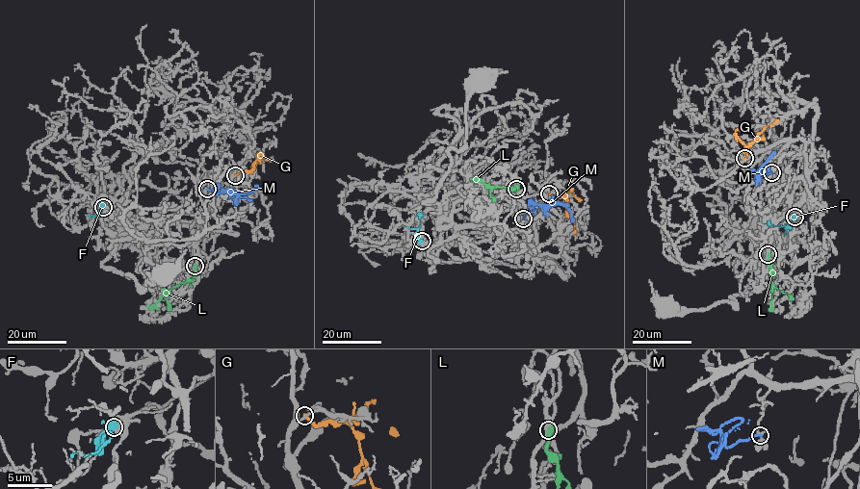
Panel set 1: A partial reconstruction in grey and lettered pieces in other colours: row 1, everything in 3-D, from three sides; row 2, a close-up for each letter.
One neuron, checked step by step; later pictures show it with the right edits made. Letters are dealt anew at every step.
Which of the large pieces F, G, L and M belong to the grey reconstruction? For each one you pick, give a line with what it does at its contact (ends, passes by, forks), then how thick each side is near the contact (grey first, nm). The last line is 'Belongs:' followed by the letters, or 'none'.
L: it ends; calibres 360 and 550 nm
Belongs: L

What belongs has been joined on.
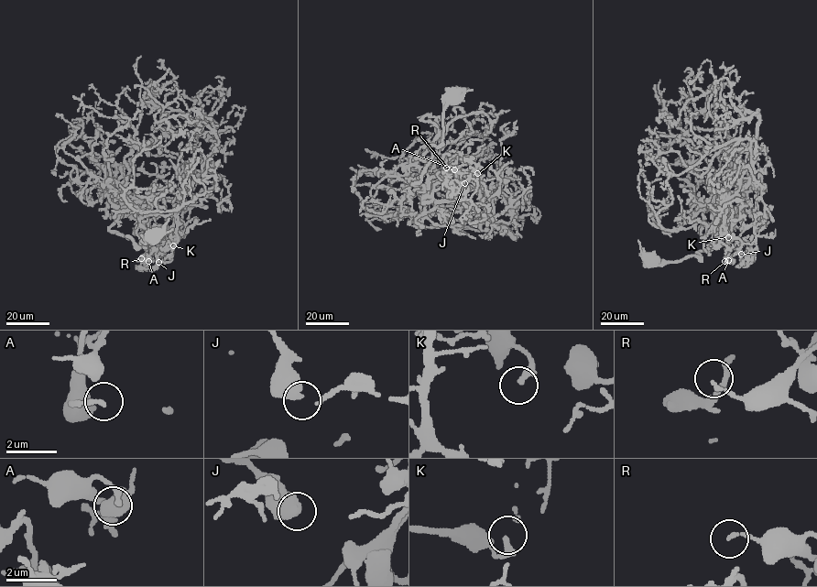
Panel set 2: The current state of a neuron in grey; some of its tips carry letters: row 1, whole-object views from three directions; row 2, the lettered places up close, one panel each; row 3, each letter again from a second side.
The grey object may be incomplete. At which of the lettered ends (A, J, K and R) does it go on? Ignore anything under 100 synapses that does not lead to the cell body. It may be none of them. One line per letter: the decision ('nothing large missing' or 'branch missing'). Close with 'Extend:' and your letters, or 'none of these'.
A: nothing large missing
J: nothing large missing
K: nothing large missing
R: nothing large missing
Extend: none of these

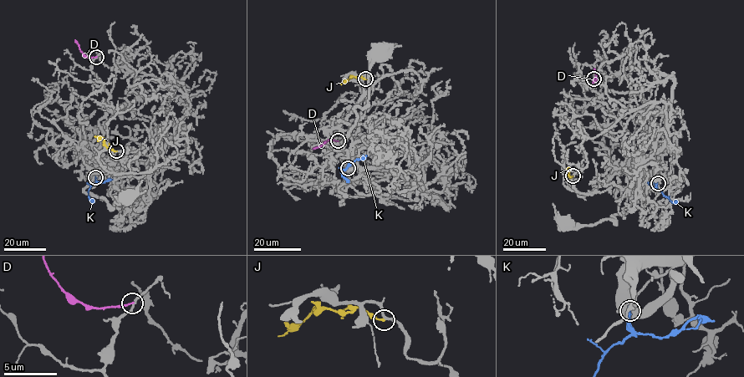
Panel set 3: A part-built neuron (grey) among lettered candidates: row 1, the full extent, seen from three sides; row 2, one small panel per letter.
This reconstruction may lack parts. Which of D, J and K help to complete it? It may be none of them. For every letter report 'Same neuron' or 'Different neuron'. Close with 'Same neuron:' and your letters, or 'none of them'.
D: Different neuron
J: Different neuron
K: Same neuron
Same neuron: K

